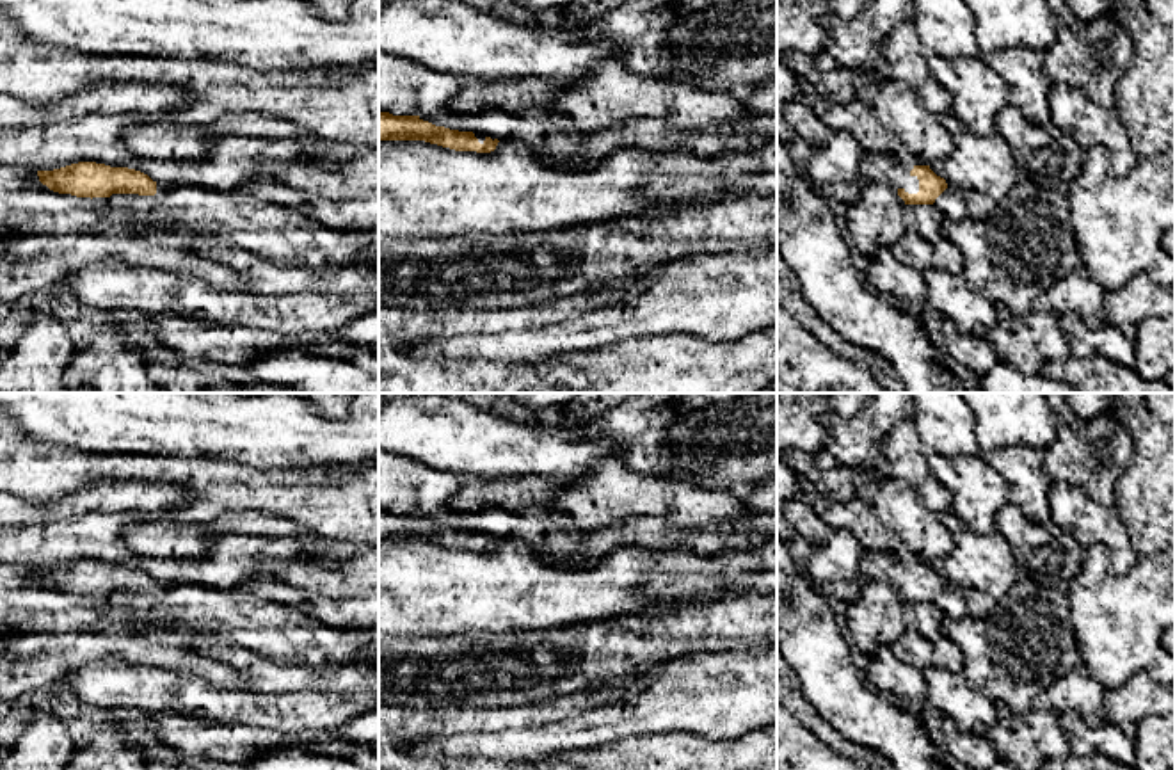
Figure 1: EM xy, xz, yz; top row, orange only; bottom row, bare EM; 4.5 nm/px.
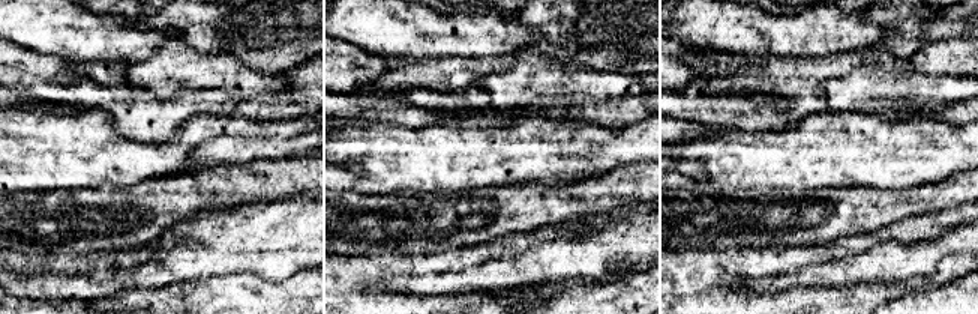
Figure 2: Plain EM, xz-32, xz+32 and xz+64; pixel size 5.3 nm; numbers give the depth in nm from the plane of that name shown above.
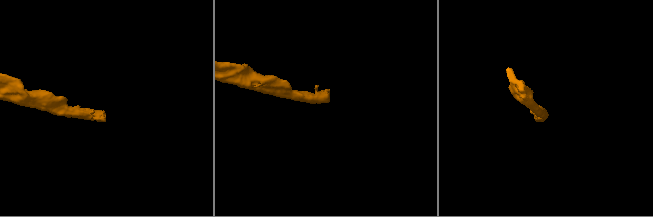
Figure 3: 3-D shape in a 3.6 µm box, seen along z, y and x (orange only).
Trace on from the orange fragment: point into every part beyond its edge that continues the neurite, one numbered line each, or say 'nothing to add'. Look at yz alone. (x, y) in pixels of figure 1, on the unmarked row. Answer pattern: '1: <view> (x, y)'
1: yz (879, 566)

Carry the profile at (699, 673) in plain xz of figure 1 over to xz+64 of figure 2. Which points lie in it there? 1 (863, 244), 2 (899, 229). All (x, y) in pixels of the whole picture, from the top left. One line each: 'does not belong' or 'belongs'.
1: does not belong
2: does not belong

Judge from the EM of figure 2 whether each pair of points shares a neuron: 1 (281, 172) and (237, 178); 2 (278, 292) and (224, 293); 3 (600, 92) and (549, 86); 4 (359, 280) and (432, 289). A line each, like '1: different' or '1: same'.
1: same
2: same
3: same
4: different

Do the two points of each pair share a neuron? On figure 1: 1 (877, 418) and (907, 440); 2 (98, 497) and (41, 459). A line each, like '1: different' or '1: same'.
1: different
2: different

